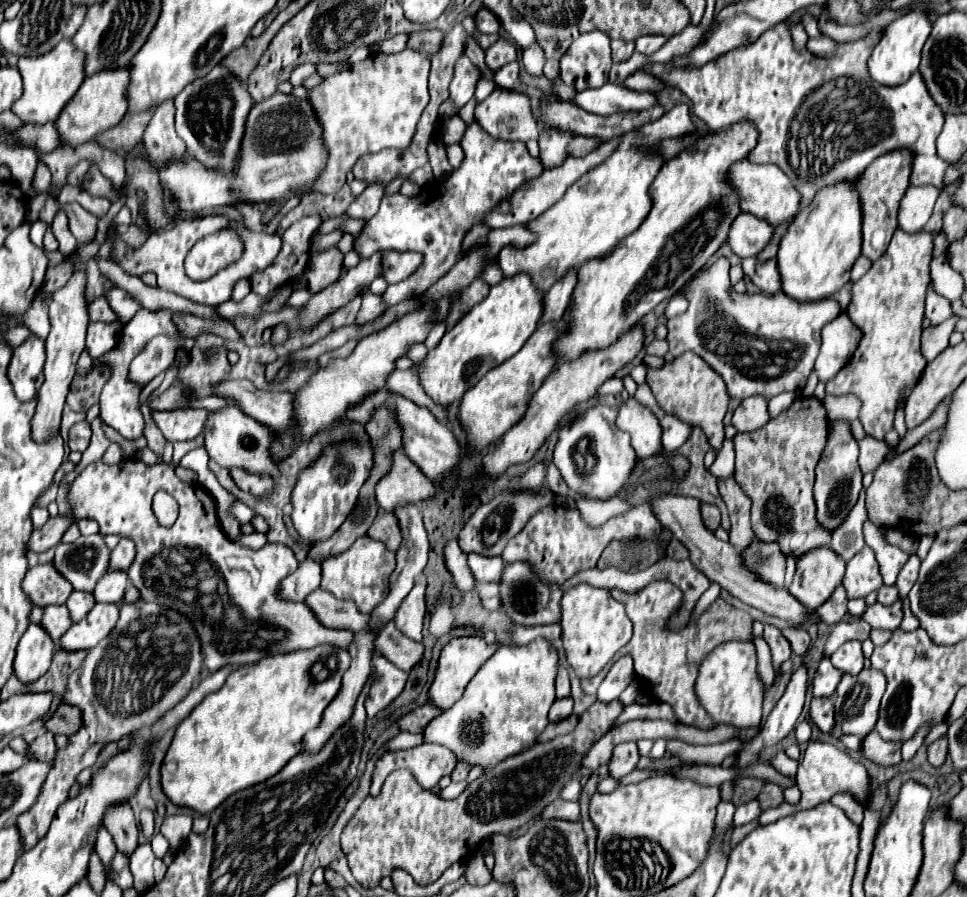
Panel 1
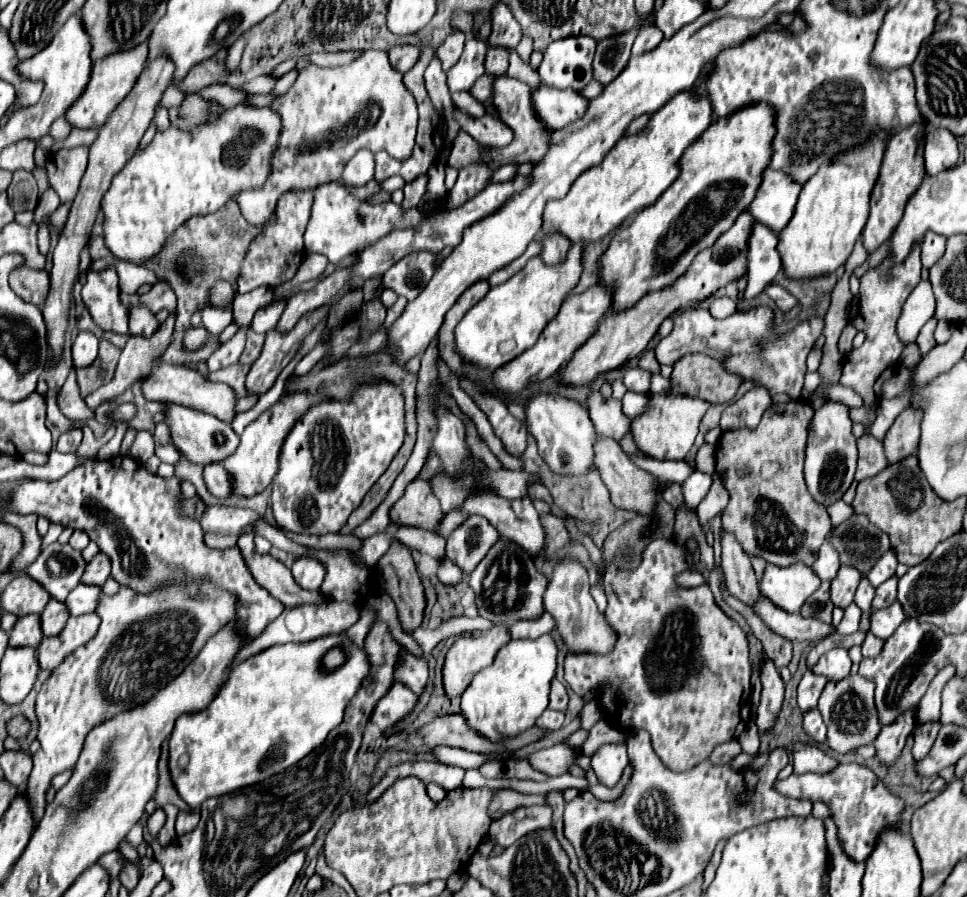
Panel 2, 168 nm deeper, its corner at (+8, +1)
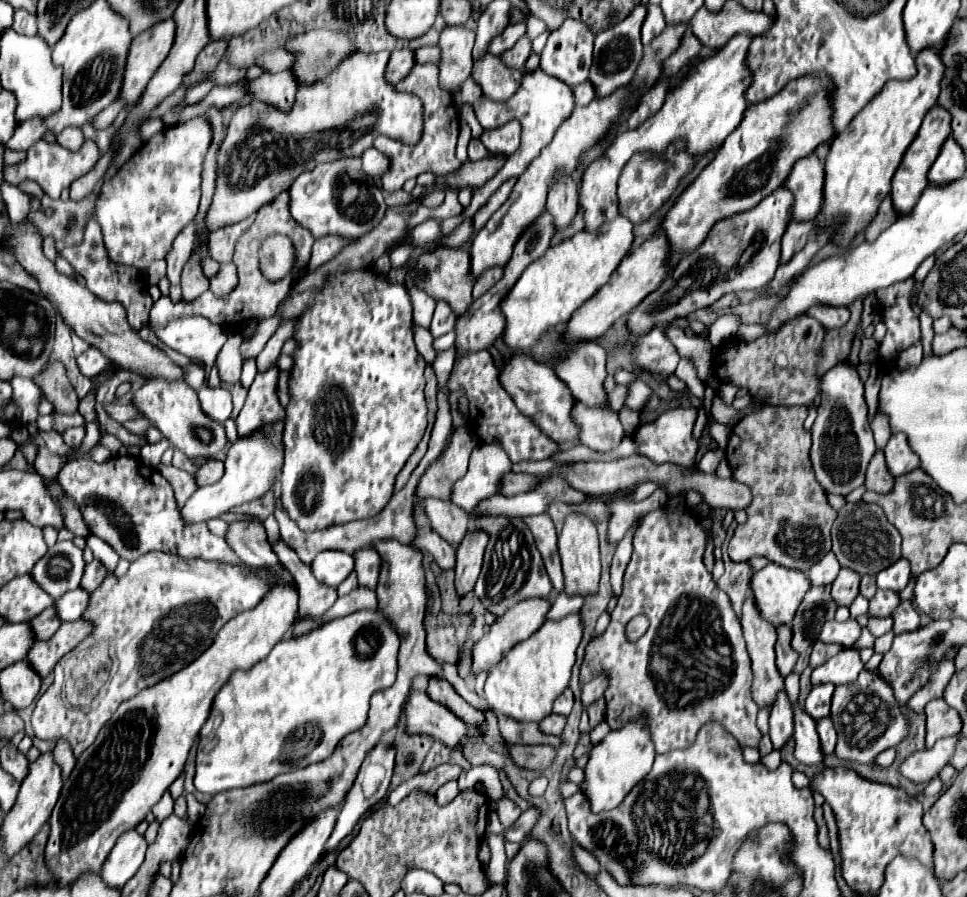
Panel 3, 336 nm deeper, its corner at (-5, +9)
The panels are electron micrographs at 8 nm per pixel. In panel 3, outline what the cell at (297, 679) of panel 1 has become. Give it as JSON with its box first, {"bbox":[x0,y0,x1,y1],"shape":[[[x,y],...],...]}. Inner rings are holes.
{"bbox":[195,610,399,794],"shape":[[[361,610],[329,620],[291,640],[281,640],[267,658],[249,670],[235,670],[217,692],[211,714],[199,732],[195,788],[203,794],[249,788],[269,782],[277,774],[327,760],[341,738],[365,724],[371,694],[393,684],[397,674],[397,650],[399,636],[395,626],[379,610]]]}

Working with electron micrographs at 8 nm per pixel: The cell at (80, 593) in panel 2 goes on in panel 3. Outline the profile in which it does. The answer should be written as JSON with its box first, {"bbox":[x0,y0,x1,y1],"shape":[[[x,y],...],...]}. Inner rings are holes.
{"bbox":[55,588,89,622],"shape":[[[81,588],[73,590],[73,592],[65,592],[65,596],[61,596],[57,602],[55,602],[55,608],[57,608],[57,618],[61,622],[73,622],[73,620],[79,620],[81,614],[85,612],[85,606],[89,602],[89,594]]]}

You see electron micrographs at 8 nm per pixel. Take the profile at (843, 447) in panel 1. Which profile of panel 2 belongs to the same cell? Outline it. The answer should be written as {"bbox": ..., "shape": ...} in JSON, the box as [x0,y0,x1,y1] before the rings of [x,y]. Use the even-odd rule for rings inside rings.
{"bbox":[804,402,858,506],"shape":[[[826,402],[820,410],[814,412],[808,434],[804,476],[810,496],[822,506],[838,502],[848,490],[850,482],[854,480],[856,460],[858,450],[856,450],[856,438],[852,434],[852,420],[848,416],[848,406],[842,402]]]}

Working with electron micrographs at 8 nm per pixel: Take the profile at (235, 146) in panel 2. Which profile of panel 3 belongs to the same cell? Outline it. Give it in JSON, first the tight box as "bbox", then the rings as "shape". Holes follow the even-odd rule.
{"bbox":[95,116,211,270],"shape":[[[203,116],[181,122],[173,128],[167,128],[147,140],[129,162],[123,164],[123,170],[113,176],[113,180],[105,180],[95,202],[95,218],[101,224],[105,250],[109,252],[109,260],[117,264],[129,264],[133,268],[145,270],[151,262],[161,260],[175,240],[175,236],[195,218],[201,198],[201,164],[211,144],[211,128]]]}

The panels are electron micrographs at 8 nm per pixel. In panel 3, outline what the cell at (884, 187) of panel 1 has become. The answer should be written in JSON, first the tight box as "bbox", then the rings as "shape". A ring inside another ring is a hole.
{"bbox":[891,106,951,214],"shape":[[[933,106],[927,112],[927,116],[925,116],[925,120],[923,120],[923,124],[919,128],[917,138],[907,148],[907,152],[903,156],[903,162],[899,164],[899,168],[897,168],[895,176],[893,176],[893,192],[891,192],[891,198],[893,198],[893,206],[895,206],[895,210],[899,214],[909,212],[913,208],[913,204],[917,204],[921,192],[927,186],[927,172],[929,172],[931,164],[935,162],[935,158],[939,156],[943,142],[949,136],[951,136],[951,116],[949,116],[949,112],[945,112],[945,108],[941,108],[941,106]]]}

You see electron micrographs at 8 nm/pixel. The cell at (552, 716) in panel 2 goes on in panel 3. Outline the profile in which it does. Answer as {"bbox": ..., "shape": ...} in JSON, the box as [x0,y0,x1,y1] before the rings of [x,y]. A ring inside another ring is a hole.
{"bbox":[539,714,565,736],"shape":[[[549,714],[545,720],[539,722],[539,730],[553,736],[559,736],[563,726],[565,726],[565,716],[555,716],[555,714]]]}

